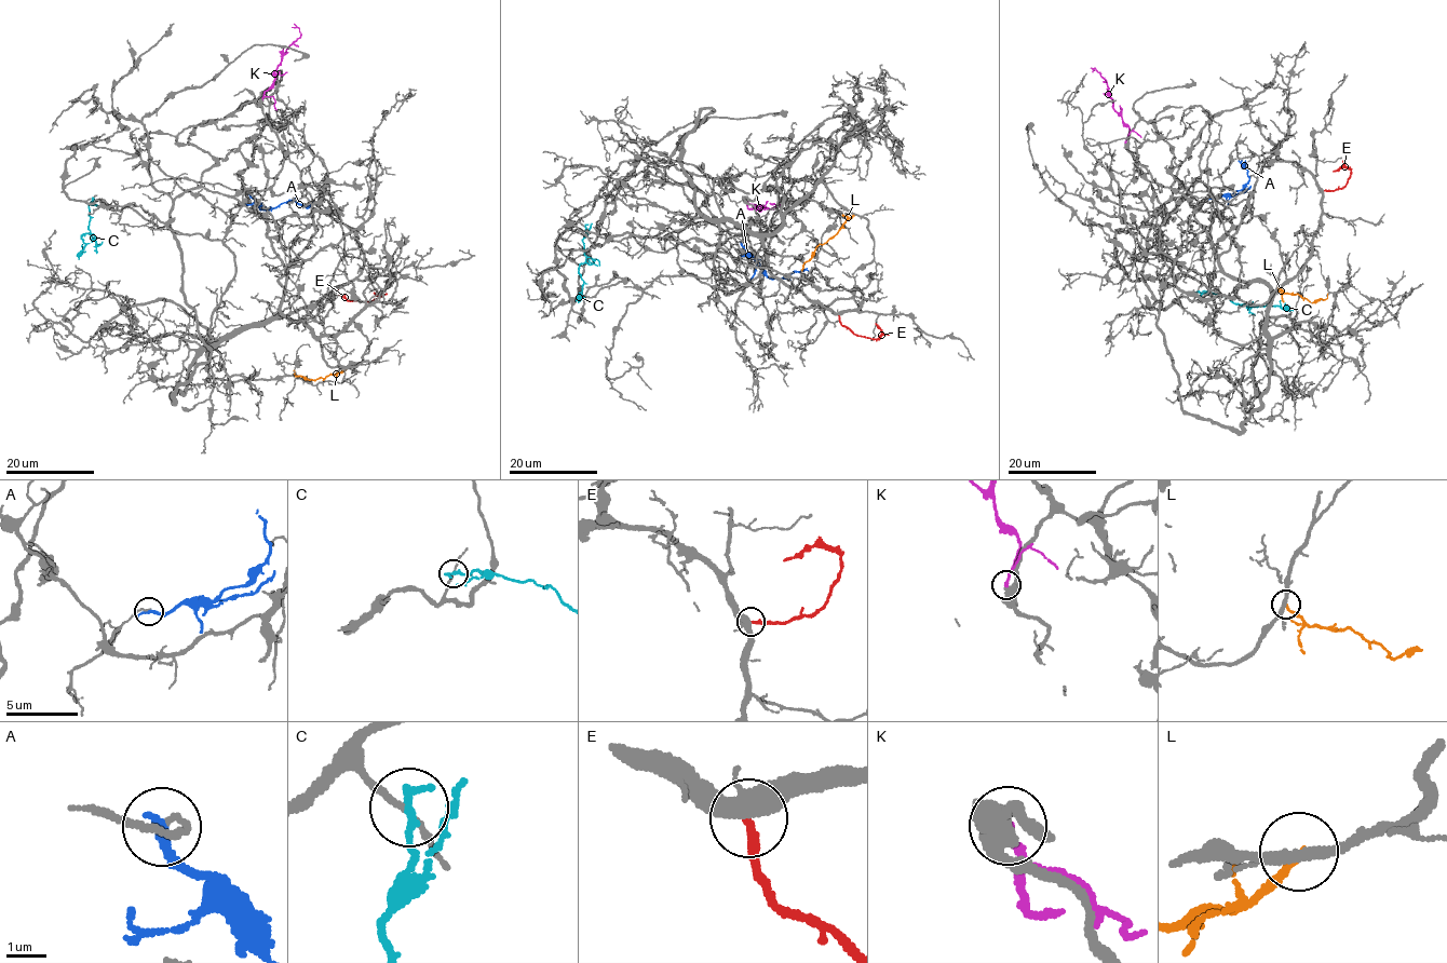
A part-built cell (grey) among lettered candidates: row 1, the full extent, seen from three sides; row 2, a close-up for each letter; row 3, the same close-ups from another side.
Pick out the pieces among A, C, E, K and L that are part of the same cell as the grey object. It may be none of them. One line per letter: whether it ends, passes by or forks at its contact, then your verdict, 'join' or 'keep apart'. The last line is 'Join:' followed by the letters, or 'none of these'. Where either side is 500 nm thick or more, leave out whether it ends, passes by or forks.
A: it ends there; keep apart
C: it ends there; keep apart
E: it ends there; keep apart
K: it ends there; keep apart
L: it ends there; keep apart
Join: none of these

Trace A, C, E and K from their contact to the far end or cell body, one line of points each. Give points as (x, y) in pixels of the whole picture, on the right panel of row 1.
A: (1212, 198), (1242, 190), (1249, 179), (1242, 160)
C: (1197, 293), (1226, 296), (1240, 304), (1272, 306), (1293, 311)
E: (1323, 190), (1344, 186), (1351, 173), (1339, 167), (1333, 171)
K: (1125, 143), (1128, 129), (1113, 108), (1107, 83), (1094, 68), (1092, 72)

